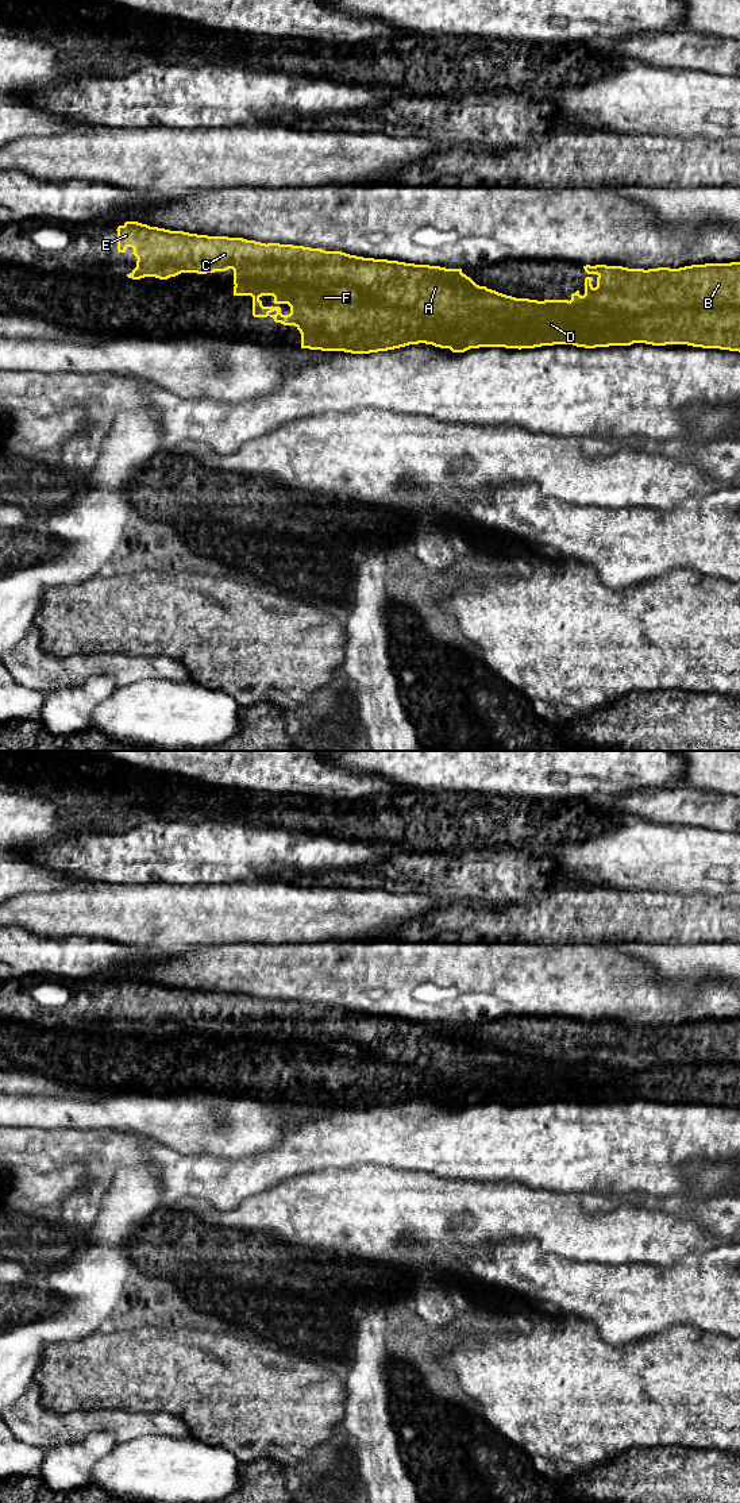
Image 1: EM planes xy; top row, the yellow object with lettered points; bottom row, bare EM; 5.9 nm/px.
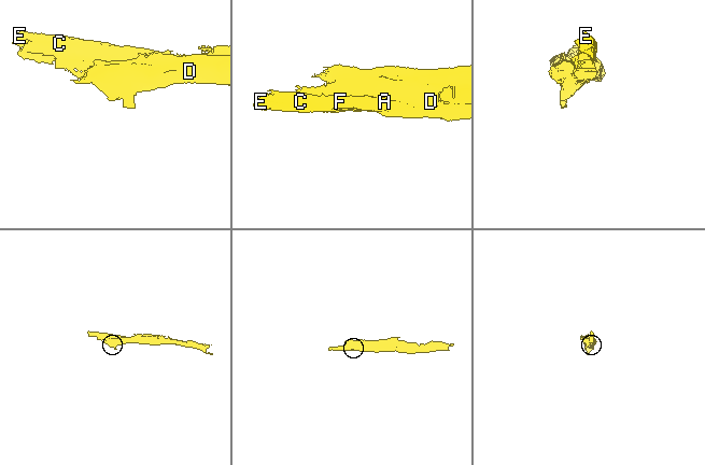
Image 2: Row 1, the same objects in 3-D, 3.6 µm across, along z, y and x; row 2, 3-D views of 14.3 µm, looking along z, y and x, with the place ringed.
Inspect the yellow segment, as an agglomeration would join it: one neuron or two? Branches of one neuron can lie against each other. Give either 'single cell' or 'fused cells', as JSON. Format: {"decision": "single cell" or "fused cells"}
{"decision": "single cell"}

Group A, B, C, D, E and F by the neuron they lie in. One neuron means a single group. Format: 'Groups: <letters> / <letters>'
Groups: A B C D E F

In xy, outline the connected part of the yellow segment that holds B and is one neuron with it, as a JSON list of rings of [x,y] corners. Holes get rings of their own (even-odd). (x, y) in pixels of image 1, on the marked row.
[[[126,221],[117,227],[117,251],[126,253],[127,247],[134,248],[136,257],[136,267],[127,274],[128,278],[140,280],[144,277],[155,277],[159,280],[167,280],[181,273],[197,273],[207,274],[215,271],[234,270],[234,296],[251,296],[253,297],[253,316],[254,317],[273,317],[275,323],[284,325],[294,325],[301,334],[301,348],[321,350],[321,351],[344,351],[351,354],[370,354],[378,351],[388,351],[409,344],[432,344],[440,348],[450,348],[452,352],[465,352],[470,348],[479,347],[505,347],[505,348],[535,348],[541,346],[554,344],[573,344],[577,347],[596,348],[609,346],[631,346],[633,343],[645,343],[652,346],[666,344],[687,344],[702,348],[720,348],[740,352],[740,262],[731,263],[705,263],[691,265],[679,269],[658,267],[658,269],[628,269],[623,266],[606,266],[596,265],[583,266],[589,274],[585,278],[585,294],[581,296],[579,290],[571,294],[571,300],[529,300],[516,298],[487,289],[486,286],[477,285],[470,277],[462,273],[462,269],[446,269],[440,266],[429,265],[415,265],[398,261],[363,258],[350,255],[342,251],[325,251],[321,248],[311,248],[304,246],[280,244],[280,243],[261,243],[255,240],[247,240],[243,238],[228,238],[228,236],[208,236],[189,234],[184,231],[170,231],[158,227],[150,227],[138,221]],[[262,296],[273,296],[274,307],[263,307],[259,300]]]

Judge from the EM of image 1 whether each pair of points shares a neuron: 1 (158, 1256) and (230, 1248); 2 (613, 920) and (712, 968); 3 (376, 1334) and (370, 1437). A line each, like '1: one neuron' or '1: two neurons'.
1: one neuron
2: two neurons
3: one neuron

